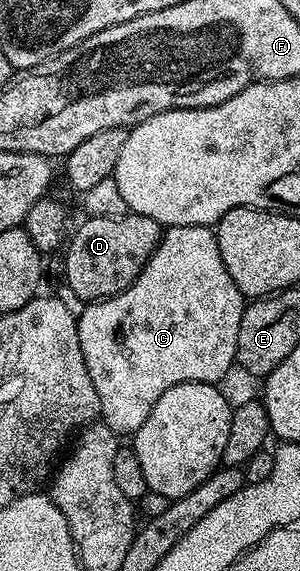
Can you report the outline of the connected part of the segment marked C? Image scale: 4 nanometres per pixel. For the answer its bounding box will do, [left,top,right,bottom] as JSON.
[77,225,245,435]

